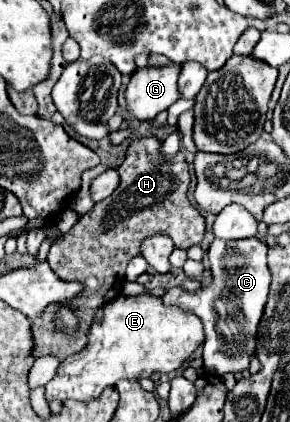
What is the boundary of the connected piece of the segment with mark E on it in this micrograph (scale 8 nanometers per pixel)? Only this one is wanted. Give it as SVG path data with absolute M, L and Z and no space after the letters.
M131 296L131 298L115 298L107 304L103 304L105 316L101 322L93 322L87 334L87 346L67 356L59 368L55 378L45 386L47 400L91 400L97 398L105 386L115 386L119 380L131 380L131 378L149 378L153 372L169 374L177 368L181 368L189 356L197 350L199 344L205 342L203 322L177 306L165 306L163 300L153 296Z

